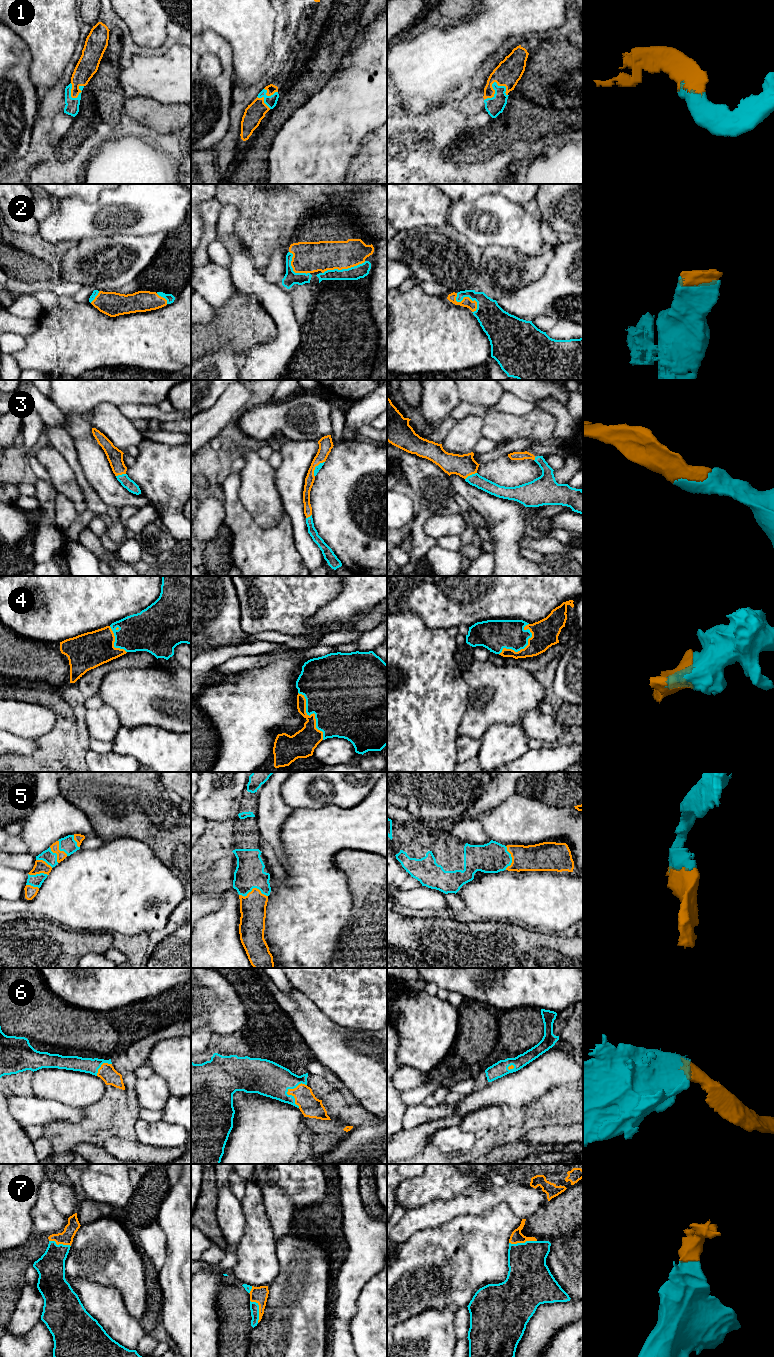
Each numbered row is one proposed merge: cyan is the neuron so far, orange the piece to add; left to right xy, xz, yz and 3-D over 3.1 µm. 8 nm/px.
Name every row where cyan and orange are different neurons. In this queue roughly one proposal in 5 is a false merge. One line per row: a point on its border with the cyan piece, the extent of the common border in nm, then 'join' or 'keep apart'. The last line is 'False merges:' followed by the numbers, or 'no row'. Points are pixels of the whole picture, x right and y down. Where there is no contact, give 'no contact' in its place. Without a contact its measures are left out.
1: contact yz (492, 86); length 220 nm; join
2: contact xz (343, 269); length 360 nm; join
3: contact xz (315, 467); length 150 nm; join
4: contact xz (313, 712); length 440 nm; join
5: contact xz (253, 887); length 240 nm; join
6: contact xz (286, 1093); length 200 nm; join
7: contact yz (522, 1243); length 220 nm; join
False merges: no row

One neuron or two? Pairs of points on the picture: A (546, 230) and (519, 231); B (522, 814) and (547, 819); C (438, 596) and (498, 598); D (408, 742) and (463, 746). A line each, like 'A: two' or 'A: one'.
A: two
B: one
C: one
D: two

